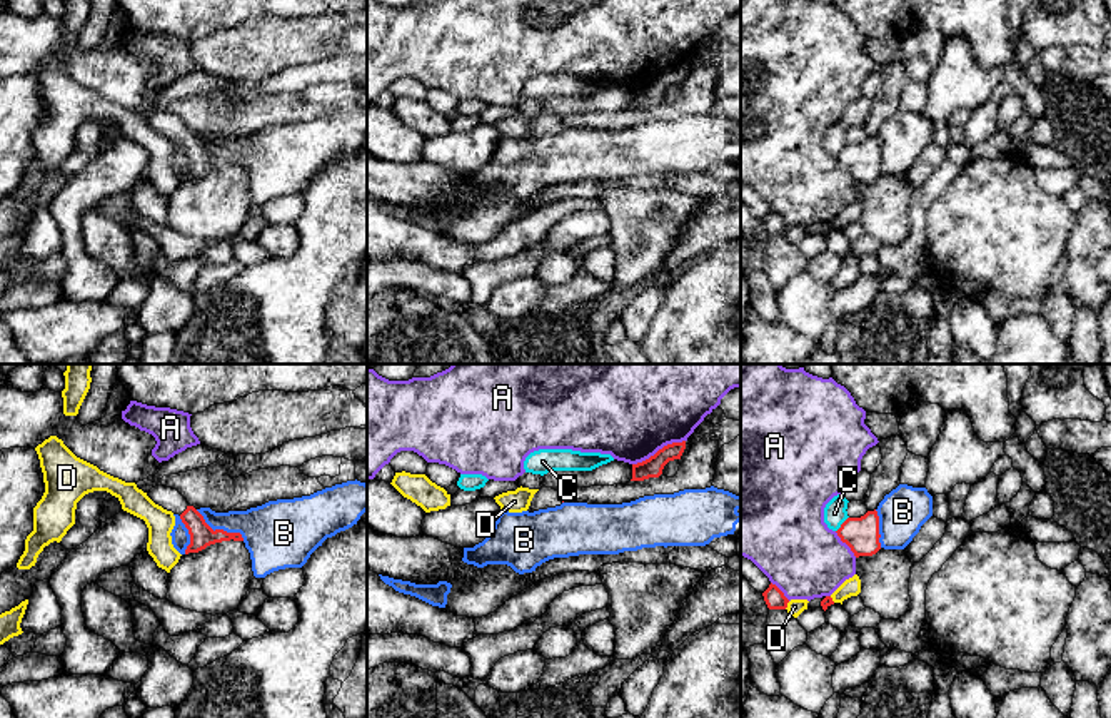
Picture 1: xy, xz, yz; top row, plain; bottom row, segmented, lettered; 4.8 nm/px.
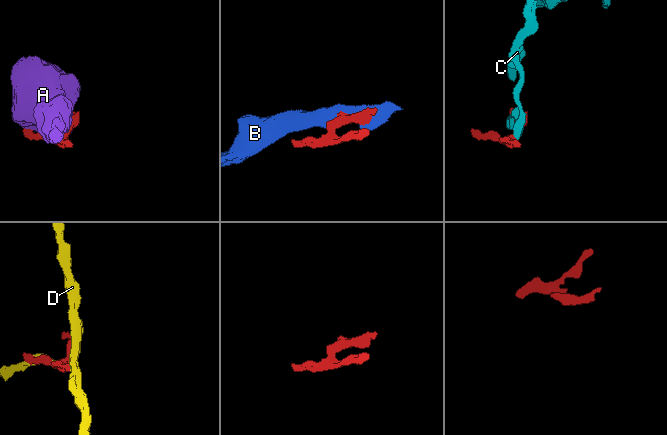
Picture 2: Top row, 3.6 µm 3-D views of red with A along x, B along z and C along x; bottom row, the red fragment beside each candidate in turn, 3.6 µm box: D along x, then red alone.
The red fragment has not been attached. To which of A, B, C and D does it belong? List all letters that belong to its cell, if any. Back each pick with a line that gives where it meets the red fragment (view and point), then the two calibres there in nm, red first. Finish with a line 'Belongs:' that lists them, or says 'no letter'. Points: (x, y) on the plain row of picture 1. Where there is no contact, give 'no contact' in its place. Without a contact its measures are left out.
Belongs: no letter

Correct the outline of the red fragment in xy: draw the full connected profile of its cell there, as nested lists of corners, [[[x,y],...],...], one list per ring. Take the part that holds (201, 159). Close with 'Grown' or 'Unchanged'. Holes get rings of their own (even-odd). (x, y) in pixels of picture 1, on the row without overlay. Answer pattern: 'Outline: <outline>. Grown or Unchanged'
Outline: [[[155,112],[152,114],[147,122],[158,132],[173,140],[178,140],[185,154],[190,160],[190,170],[185,175],[189,179],[199,179],[210,170],[222,169],[222,167],[244,167],[240,159],[227,159],[224,155],[212,155],[204,142],[187,129],[187,125],[172,114],[167,112]]]. Grown

